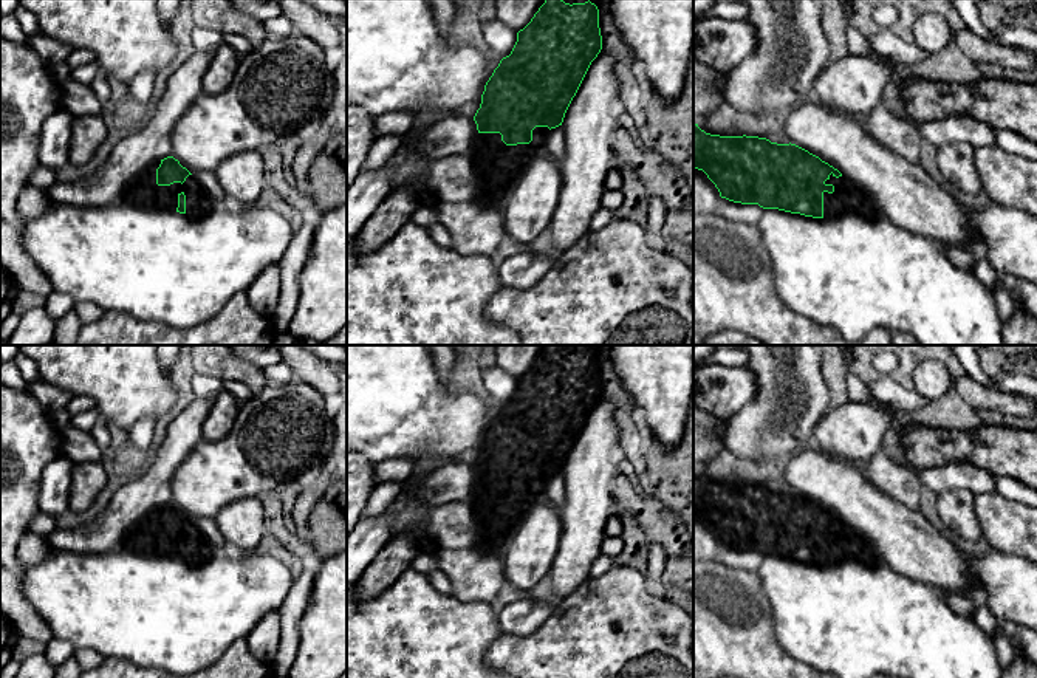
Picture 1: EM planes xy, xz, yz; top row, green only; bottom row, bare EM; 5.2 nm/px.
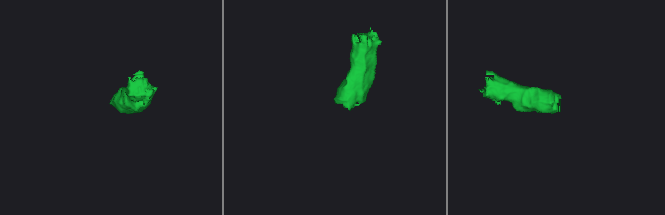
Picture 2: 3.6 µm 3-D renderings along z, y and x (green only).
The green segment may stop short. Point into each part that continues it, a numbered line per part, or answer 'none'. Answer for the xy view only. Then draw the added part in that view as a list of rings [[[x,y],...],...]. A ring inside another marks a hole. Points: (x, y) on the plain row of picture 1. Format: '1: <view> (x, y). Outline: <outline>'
1: xy (143, 539). Outline: [[[155,508],[142,515],[122,537],[121,548],[139,556],[176,557],[178,542],[186,542],[186,563],[200,565],[214,554],[214,546],[203,537],[193,522],[186,528],[170,532],[156,531],[156,515],[161,508]]]

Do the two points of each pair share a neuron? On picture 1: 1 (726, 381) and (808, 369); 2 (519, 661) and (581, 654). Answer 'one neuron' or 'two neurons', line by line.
1: two neurons
2: one neuron

